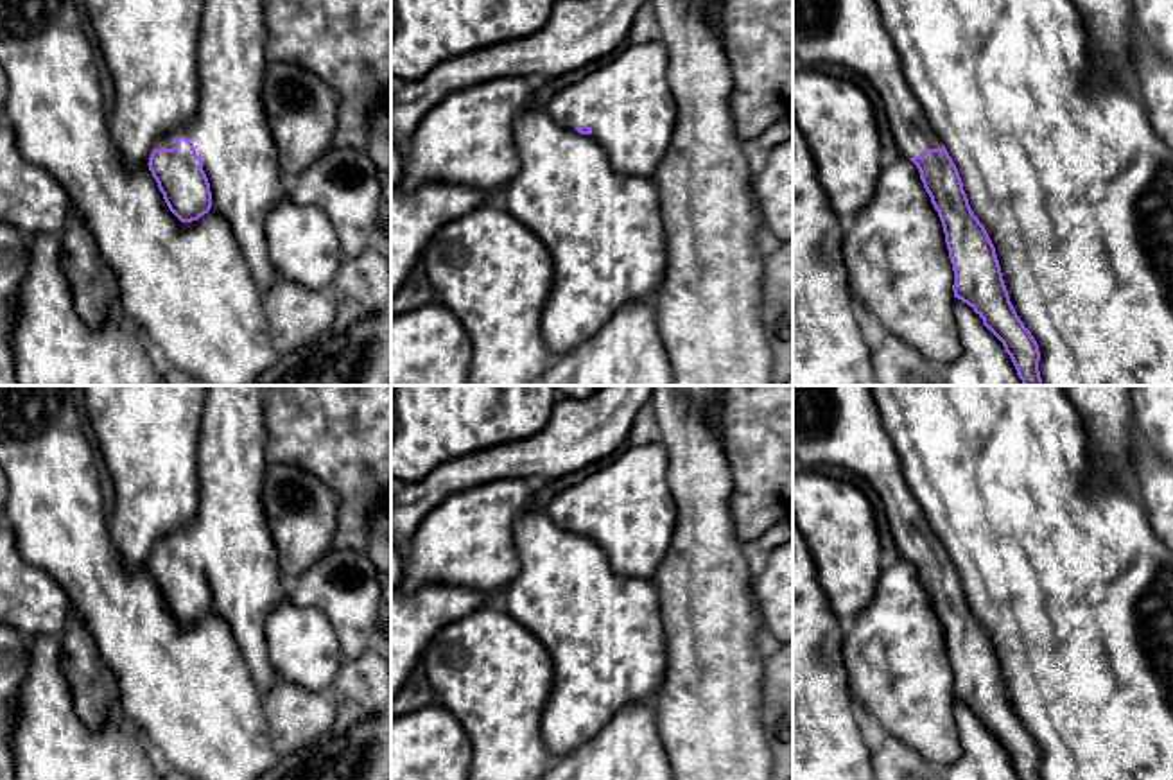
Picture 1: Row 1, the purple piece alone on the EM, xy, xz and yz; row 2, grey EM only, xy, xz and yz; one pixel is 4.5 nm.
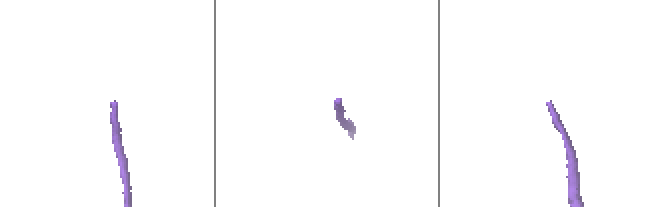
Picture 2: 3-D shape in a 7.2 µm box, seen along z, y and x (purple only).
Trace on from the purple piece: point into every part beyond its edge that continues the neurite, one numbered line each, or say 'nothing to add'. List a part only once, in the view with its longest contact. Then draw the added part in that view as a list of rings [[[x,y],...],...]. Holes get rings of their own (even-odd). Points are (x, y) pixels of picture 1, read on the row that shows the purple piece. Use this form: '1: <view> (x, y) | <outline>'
1: xy (230, 131) | [[[204,0],[197,38],[199,102],[196,115],[152,145],[152,149],[172,149],[178,136],[187,136],[194,143],[210,183],[212,208],[230,224],[262,294],[278,278],[269,260],[265,219],[289,194],[289,181],[280,174],[278,149],[262,102],[264,75],[269,65],[265,43],[265,0]]]

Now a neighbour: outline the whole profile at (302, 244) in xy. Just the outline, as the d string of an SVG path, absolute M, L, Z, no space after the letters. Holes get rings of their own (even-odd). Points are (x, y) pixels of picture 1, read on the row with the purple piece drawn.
M285 195L265 219L269 260L278 278L307 289L328 290L343 262L332 222L316 206L301 206Z

